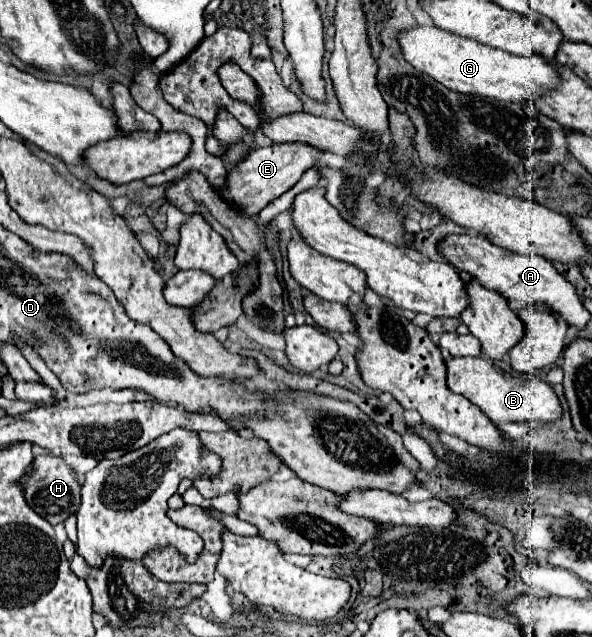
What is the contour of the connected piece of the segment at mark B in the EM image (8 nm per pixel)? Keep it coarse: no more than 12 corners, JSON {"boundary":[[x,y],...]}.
{"boundary":[[447,358],[447,386],[495,424],[555,422],[551,384]]}

